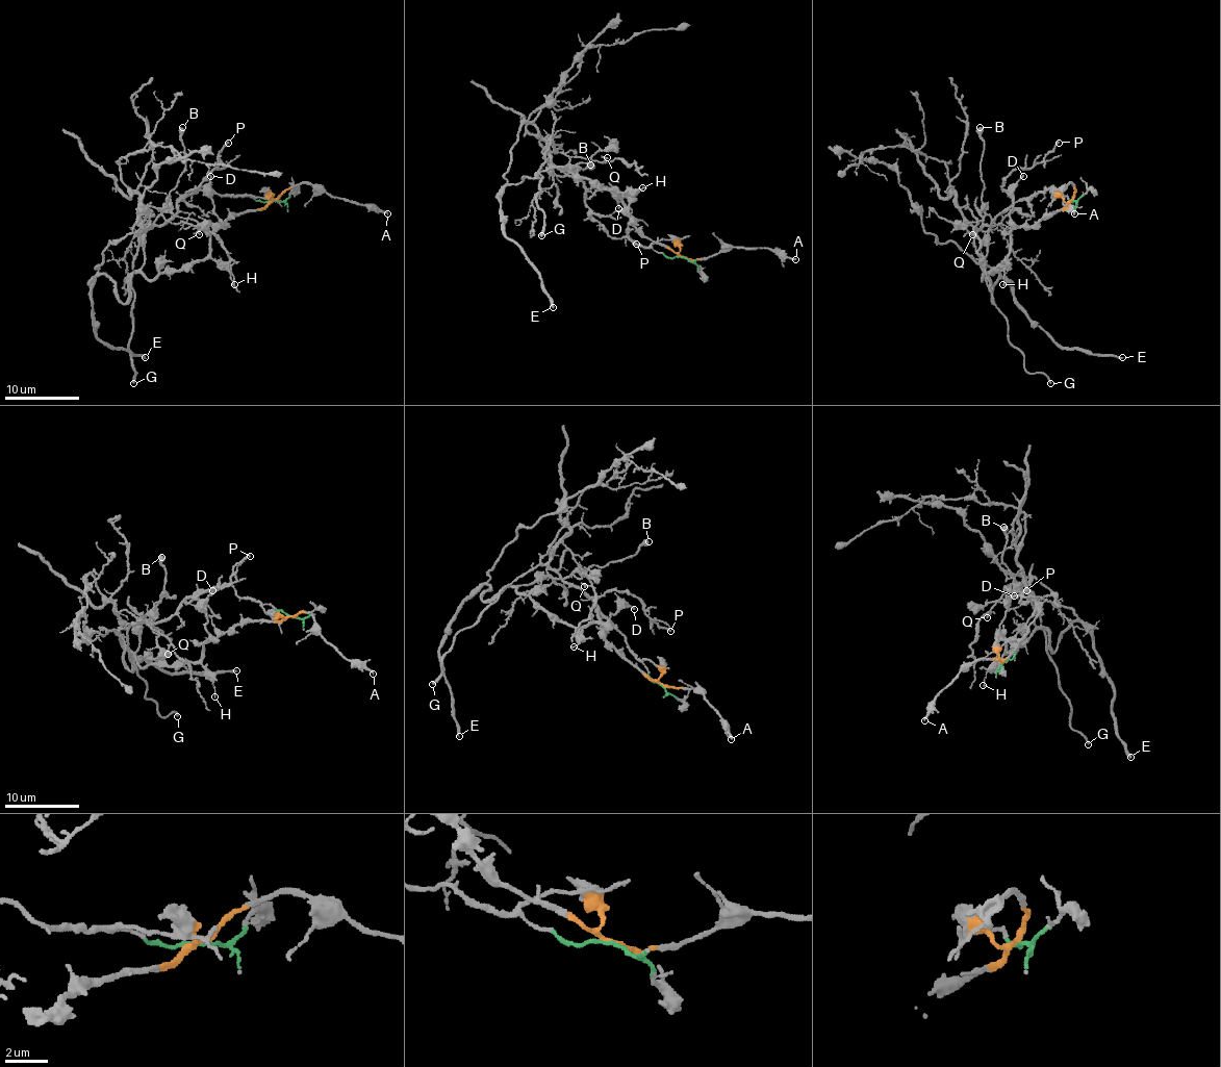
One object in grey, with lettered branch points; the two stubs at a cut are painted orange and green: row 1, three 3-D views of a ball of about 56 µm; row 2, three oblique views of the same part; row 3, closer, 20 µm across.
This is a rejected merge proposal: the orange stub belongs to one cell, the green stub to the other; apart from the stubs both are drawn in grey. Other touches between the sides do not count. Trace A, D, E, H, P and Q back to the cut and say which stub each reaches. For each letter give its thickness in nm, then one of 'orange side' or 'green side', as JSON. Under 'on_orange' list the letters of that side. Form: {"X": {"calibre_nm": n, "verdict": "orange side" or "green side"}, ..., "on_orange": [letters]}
{"A": {"calibre_nm": 240, "verdict": "orange side"}, "D": {"calibre_nm": 170, "verdict": "orange side"}, "E": {"calibre_nm": 240, "verdict": "orange side"}, "H": {"calibre_nm": 150, "verdict": "orange side"}, "P": {"calibre_nm": 200, "verdict": "green side"}, "Q": {"calibre_nm": 140, "verdict": "green side"}, "on_orange": ["A", "D", "E", "H"]}

